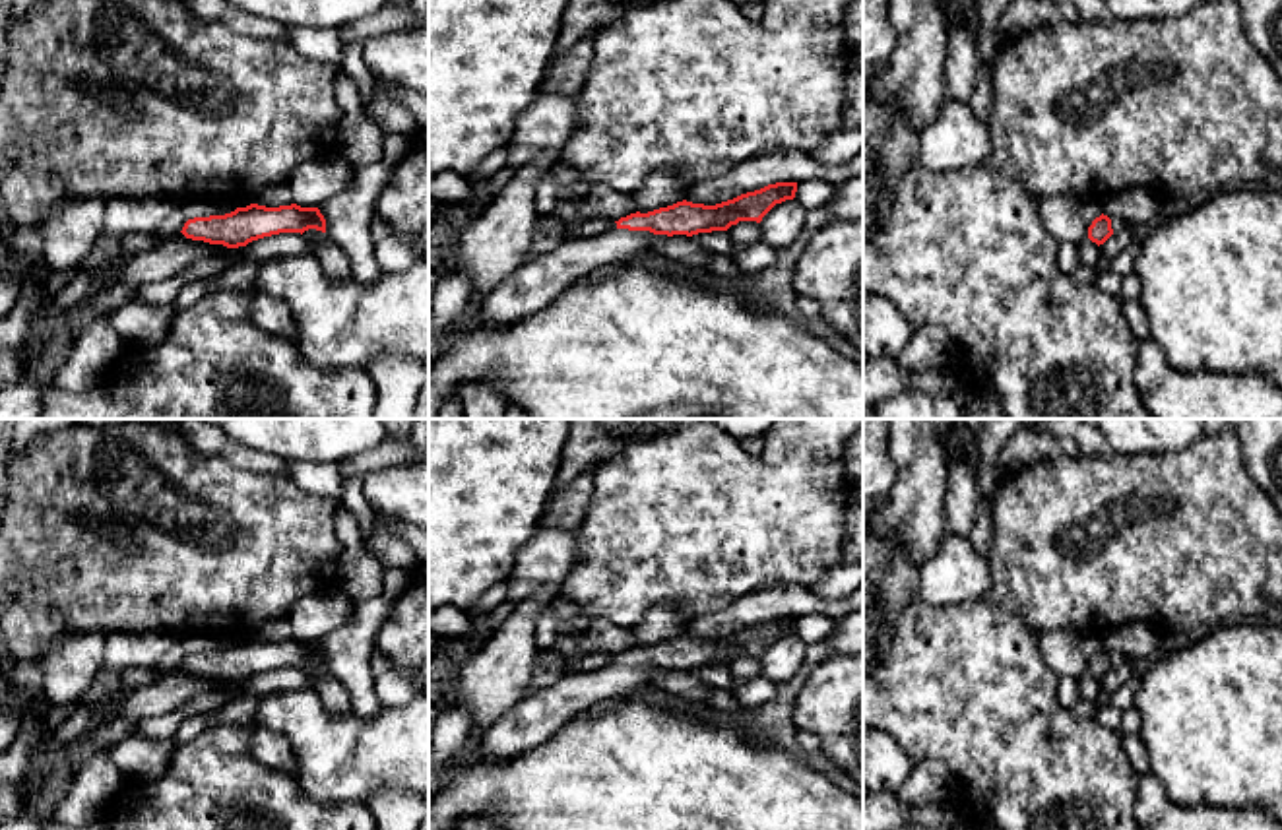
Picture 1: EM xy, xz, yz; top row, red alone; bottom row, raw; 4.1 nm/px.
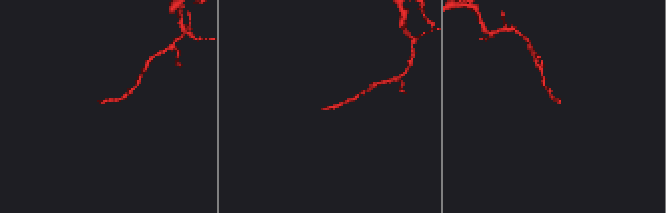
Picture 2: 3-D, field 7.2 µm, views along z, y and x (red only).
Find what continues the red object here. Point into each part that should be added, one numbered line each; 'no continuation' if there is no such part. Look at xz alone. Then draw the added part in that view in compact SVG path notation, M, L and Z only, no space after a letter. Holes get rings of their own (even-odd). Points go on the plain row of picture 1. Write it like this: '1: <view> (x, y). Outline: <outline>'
1: xz (542, 714). Outline: M628 663L592 673L564 673L555 685L522 698L467 754L497 760L543 745L568 721L586 716L597 702L632 696L640 685L650 685L656 673L657 669L650 665Z

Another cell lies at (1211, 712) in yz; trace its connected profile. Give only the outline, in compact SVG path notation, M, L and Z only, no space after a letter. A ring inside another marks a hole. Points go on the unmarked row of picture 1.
M1266 621L1222 622L1195 644L1158 655L1140 677L1135 708L1142 718L1140 739L1148 752L1148 770L1162 782L1170 801L1181 807L1212 805L1263 809L1282 824L1282 626L1274 626Z

